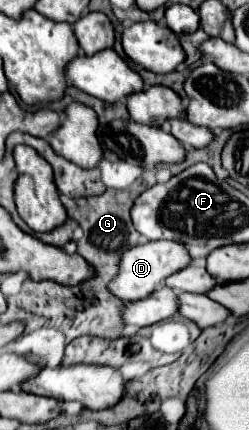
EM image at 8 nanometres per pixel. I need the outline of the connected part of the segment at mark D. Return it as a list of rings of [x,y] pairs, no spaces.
[[[157,240],[157,242],[145,242],[133,248],[127,248],[121,254],[119,260],[119,270],[115,274],[115,278],[107,284],[109,292],[115,298],[121,298],[123,302],[133,302],[137,298],[145,298],[149,296],[157,284],[161,284],[167,276],[171,276],[175,270],[185,268],[187,264],[191,264],[191,256],[185,250],[183,244],[179,242],[169,242],[169,240]]]

